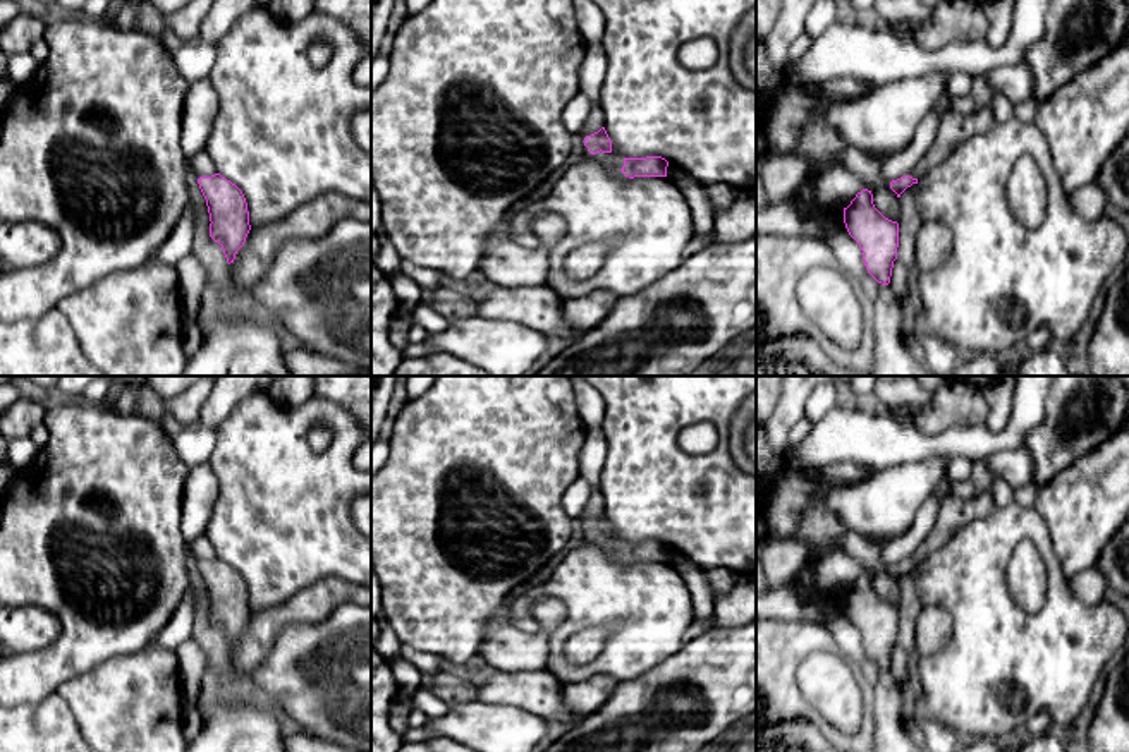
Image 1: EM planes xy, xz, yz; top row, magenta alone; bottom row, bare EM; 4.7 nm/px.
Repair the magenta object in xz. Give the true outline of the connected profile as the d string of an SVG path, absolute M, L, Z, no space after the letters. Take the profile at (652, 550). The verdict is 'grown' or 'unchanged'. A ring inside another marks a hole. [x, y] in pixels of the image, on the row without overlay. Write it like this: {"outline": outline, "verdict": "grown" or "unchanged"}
{"outline": "M601 512L598 517L584 522L584 543L596 544L612 558L622 563L634 561L667 561L668 546L662 541L624 543L612 534L612 525Z", "verdict": "grown"}

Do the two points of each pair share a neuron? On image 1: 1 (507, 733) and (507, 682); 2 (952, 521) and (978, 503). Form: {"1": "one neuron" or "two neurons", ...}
{"1": "two neurons", "2": "one neuron"}

